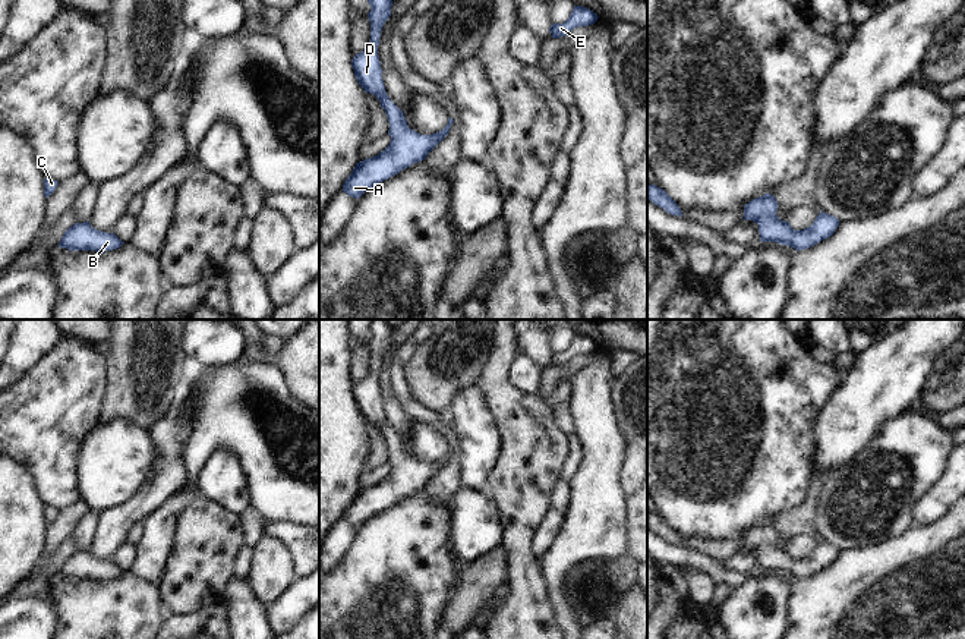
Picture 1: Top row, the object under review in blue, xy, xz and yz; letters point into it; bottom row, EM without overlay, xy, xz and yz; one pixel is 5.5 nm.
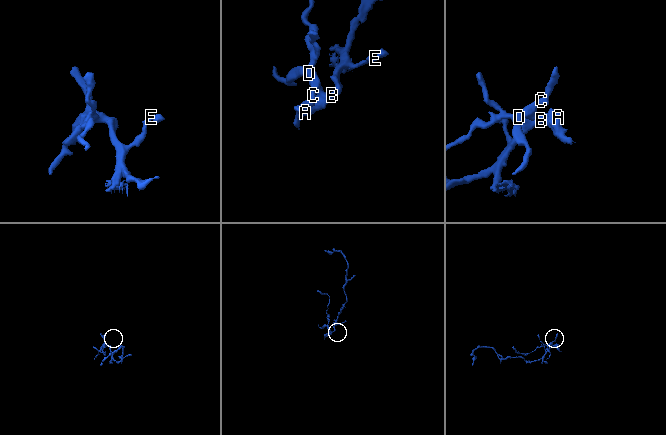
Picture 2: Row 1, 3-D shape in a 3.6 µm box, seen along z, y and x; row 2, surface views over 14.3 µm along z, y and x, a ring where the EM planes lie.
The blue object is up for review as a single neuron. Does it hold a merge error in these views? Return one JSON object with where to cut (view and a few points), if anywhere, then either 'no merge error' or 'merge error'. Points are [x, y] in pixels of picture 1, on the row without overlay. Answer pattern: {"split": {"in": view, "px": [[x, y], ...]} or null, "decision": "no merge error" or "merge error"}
{"split": null, "decision": "no merge error"}

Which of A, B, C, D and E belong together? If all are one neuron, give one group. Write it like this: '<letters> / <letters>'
A B C D E

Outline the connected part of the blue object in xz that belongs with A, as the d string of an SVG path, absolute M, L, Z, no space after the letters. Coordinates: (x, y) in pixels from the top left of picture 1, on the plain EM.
M372 320L368 325L368 331L370 334L370 340L368 341L370 350L370 371L366 378L353 385L351 394L359 413L365 421L373 422L385 438L390 450L388 463L391 465L391 470L378 484L359 490L351 503L346 507L343 520L356 528L378 511L425 488L448 463L454 450L448 446L447 454L432 463L420 463L409 456L403 438L387 424L378 384L381 359L391 344L392 328L382 320Z

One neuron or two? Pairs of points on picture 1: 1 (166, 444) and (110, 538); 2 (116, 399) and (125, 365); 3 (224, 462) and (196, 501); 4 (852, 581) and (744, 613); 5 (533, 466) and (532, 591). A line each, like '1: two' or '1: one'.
1: one
2: one
3: two
4: two
5: one

